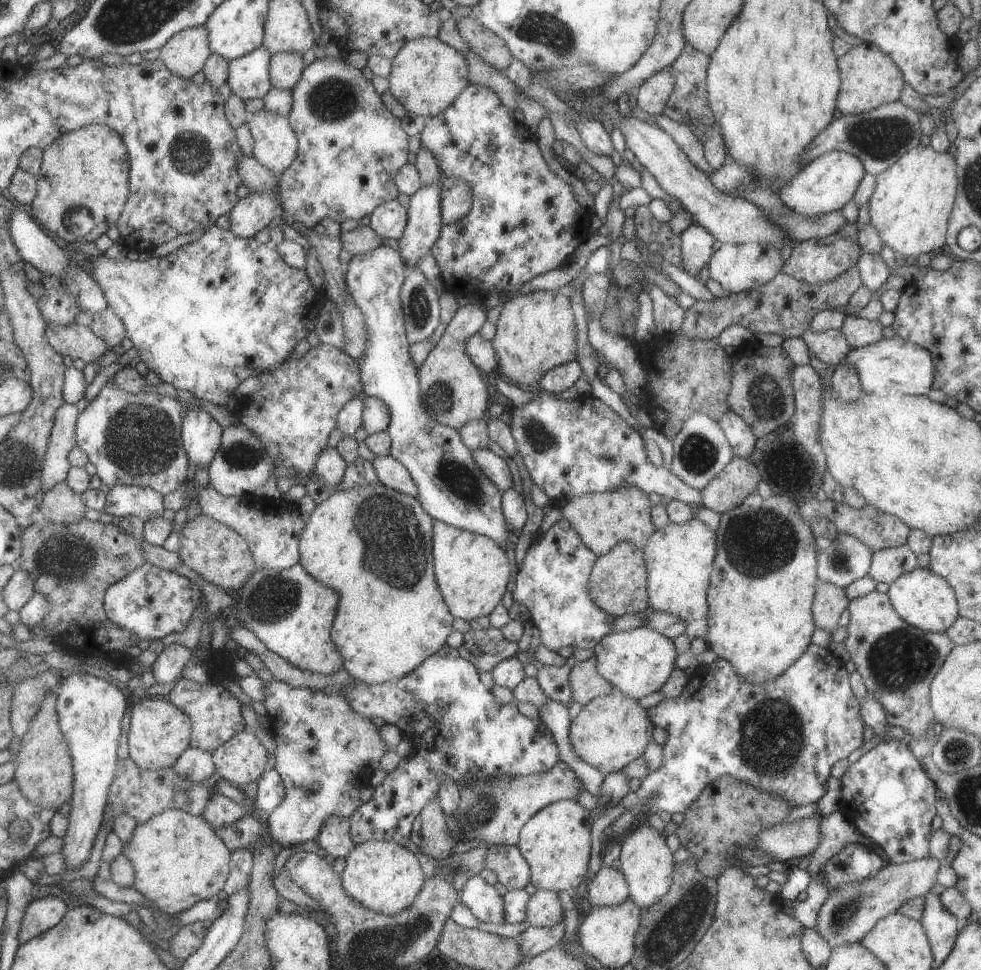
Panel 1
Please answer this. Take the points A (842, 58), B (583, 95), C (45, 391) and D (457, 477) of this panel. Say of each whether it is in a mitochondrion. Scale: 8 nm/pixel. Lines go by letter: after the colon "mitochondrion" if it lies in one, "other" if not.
A: other
B: other
C: other
D: mitochondrion

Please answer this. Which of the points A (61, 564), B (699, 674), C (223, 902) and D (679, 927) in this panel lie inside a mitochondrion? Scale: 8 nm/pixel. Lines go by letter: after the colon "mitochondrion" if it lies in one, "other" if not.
A: mitochondrion
B: other
C: other
D: mitochondrion

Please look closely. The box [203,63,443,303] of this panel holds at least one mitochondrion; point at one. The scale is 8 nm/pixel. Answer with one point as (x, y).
(335, 98)

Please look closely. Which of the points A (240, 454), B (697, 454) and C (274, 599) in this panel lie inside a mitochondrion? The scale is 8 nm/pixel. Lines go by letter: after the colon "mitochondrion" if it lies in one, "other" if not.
A: mitochondrion
B: mitochondrion
C: mitochondrion

